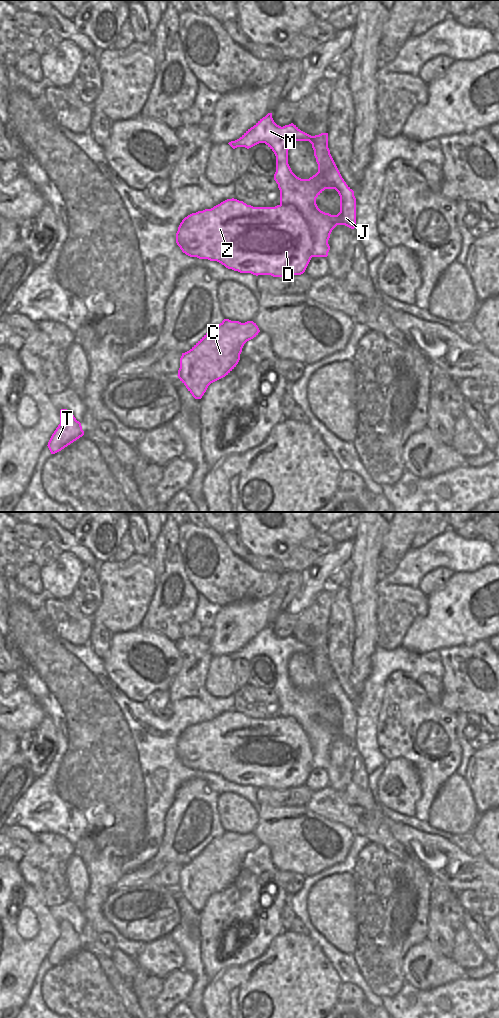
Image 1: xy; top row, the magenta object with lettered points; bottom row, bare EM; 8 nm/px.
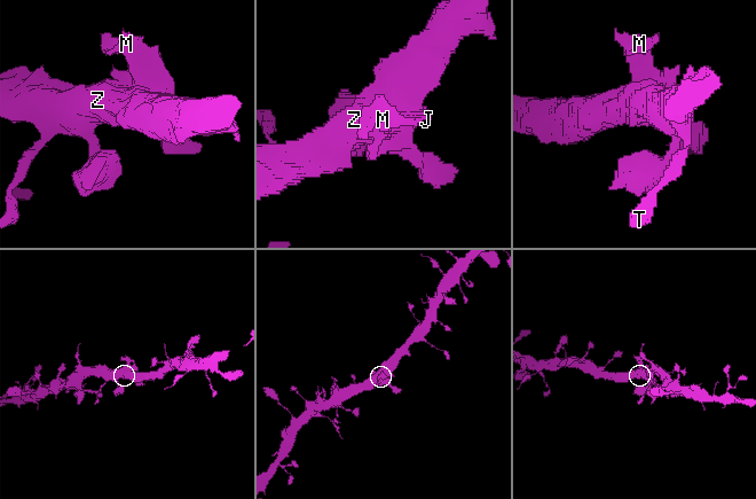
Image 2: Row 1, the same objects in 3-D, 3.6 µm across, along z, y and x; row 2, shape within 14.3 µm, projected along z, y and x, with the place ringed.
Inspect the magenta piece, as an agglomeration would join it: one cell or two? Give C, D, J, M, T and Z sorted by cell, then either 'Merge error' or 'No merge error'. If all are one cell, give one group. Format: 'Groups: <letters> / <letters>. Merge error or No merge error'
Groups: C T / D J M Z. Merge error.

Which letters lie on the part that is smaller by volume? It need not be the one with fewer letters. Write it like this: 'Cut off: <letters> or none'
Cut off: C, T

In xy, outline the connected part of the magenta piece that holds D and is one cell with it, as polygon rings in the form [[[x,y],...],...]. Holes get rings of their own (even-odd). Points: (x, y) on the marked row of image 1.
[[[268,113],[253,127],[248,129],[239,139],[228,144],[233,148],[245,147],[247,149],[265,143],[276,156],[276,172],[274,180],[280,190],[280,204],[275,207],[253,207],[237,199],[227,199],[211,209],[205,209],[188,215],[178,227],[178,245],[180,249],[190,257],[217,261],[228,269],[240,273],[253,275],[271,275],[273,277],[289,277],[301,275],[305,272],[312,257],[327,257],[330,250],[328,240],[332,230],[337,225],[345,225],[351,229],[356,226],[356,198],[354,191],[342,178],[328,148],[328,133],[311,136],[301,131],[293,123],[283,127],[277,125],[272,113]],[[295,141],[309,141],[314,150],[314,156],[318,164],[318,172],[309,179],[297,177],[288,164],[288,150]],[[325,189],[335,189],[340,196],[340,212],[331,215],[321,211],[316,198]]]

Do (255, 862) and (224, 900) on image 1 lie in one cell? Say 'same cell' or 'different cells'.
same cell

